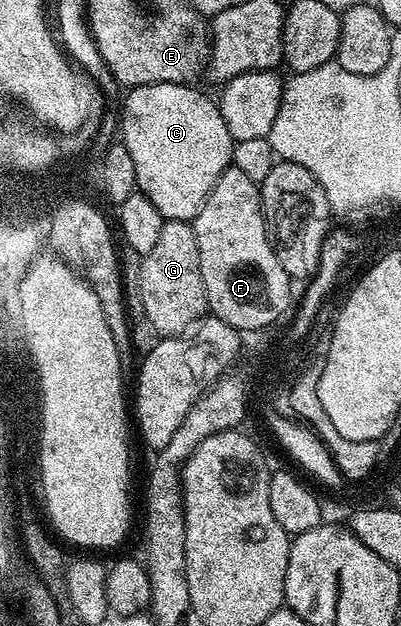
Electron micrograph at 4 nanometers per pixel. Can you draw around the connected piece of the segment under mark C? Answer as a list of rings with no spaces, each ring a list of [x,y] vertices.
[[[147,84],[141,88],[131,89],[123,97],[122,113],[124,117],[120,120],[120,132],[122,135],[122,143],[126,146],[126,150],[130,150],[130,159],[134,161],[134,174],[136,175],[136,186],[139,191],[144,193],[146,198],[150,198],[150,202],[154,202],[154,206],[158,206],[158,210],[164,215],[165,220],[187,220],[189,222],[196,219],[196,215],[204,208],[206,198],[210,194],[210,190],[218,182],[218,178],[231,165],[232,162],[232,146],[233,138],[230,130],[226,130],[226,122],[220,113],[220,105],[215,99],[212,100],[208,96],[203,96],[196,89],[196,86],[186,84]]]

